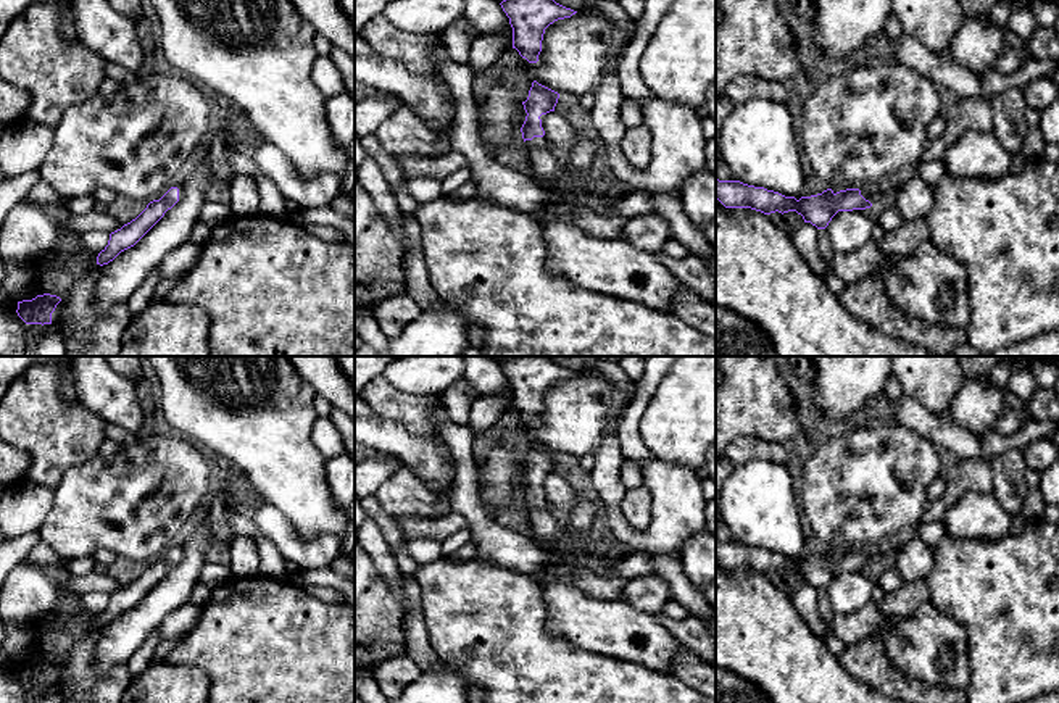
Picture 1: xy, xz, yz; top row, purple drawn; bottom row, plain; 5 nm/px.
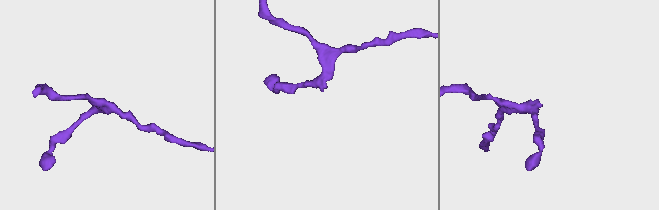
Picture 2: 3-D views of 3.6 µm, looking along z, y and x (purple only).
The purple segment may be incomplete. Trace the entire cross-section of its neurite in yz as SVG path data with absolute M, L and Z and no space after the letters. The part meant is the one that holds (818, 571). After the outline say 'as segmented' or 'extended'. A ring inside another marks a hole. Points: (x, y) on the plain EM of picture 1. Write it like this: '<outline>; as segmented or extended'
M899 540L888 542L869 550L846 550L833 553L832 550L822 555L801 558L785 558L779 553L764 548L754 548L740 542L716 542L716 559L725 569L751 569L764 576L796 572L804 584L811 584L817 590L825 590L838 572L866 571L874 564L887 564L895 553Z; extended

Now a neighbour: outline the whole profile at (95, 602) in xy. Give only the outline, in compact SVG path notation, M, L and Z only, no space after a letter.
M92 592L82 595L81 606L87 613L100 614L108 606L110 595L103 592Z

